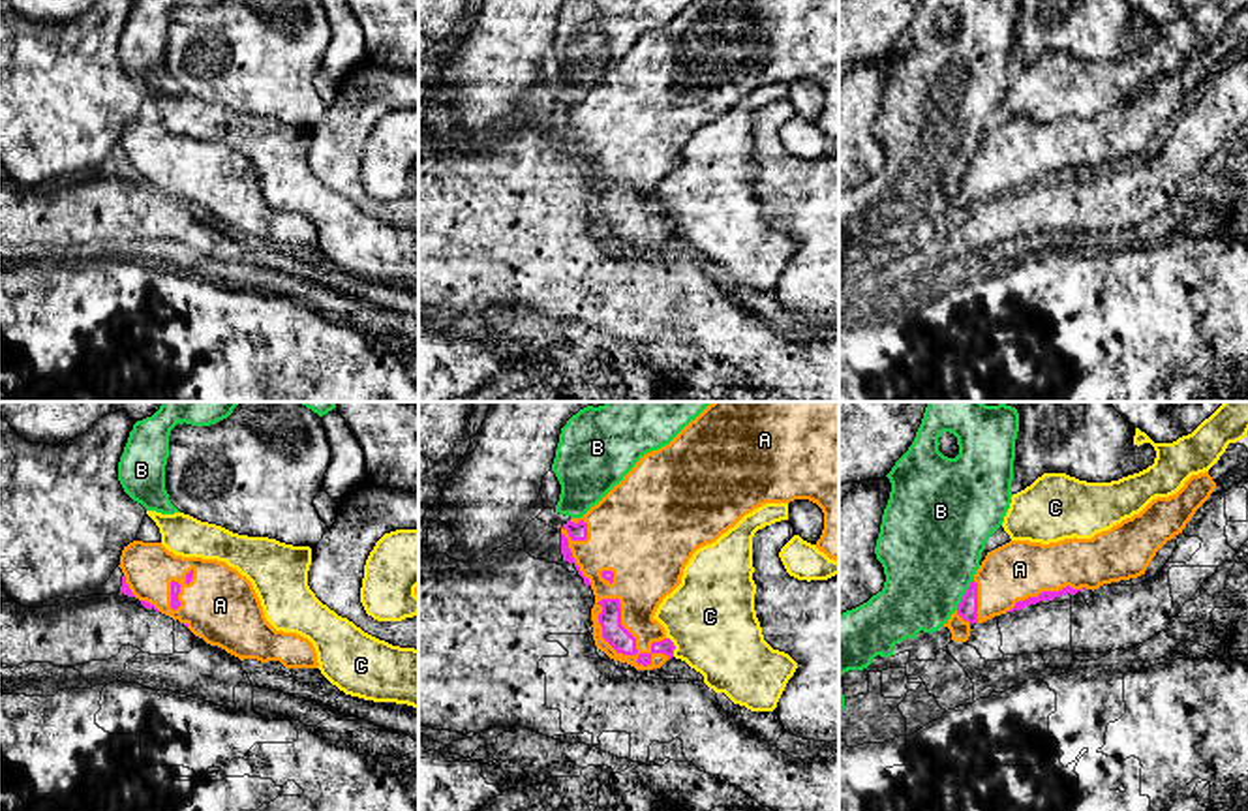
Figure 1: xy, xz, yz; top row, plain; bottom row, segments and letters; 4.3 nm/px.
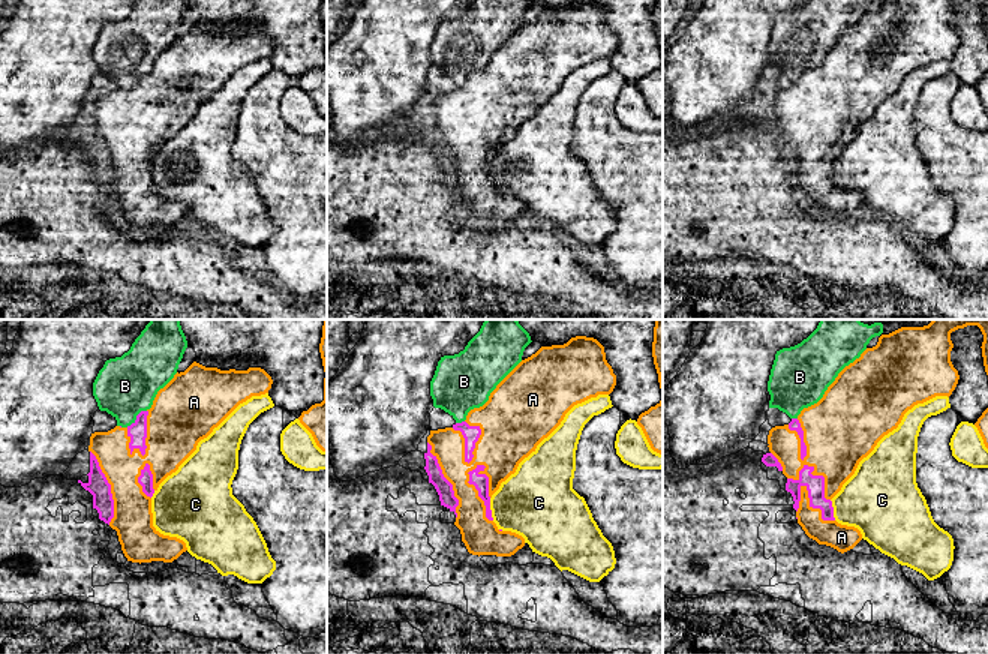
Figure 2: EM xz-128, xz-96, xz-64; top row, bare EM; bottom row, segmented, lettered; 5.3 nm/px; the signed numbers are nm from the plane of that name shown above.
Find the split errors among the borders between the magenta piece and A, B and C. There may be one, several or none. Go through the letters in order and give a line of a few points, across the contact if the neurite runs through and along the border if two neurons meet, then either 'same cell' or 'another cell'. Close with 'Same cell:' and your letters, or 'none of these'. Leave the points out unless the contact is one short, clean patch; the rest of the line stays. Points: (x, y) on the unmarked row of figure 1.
A: same cell
B: line yz (973, 158), (956, 188); another cell
C: line xz (667, 216), (674, 226), (674, 235); another cell
Same cell: A

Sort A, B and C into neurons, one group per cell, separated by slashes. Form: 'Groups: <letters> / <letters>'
Groups: A / B / C

